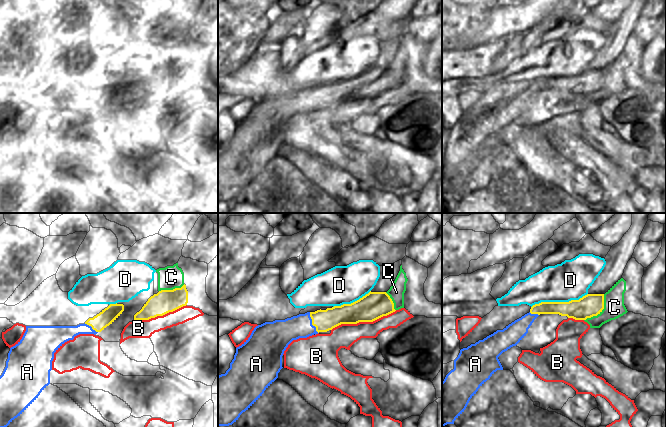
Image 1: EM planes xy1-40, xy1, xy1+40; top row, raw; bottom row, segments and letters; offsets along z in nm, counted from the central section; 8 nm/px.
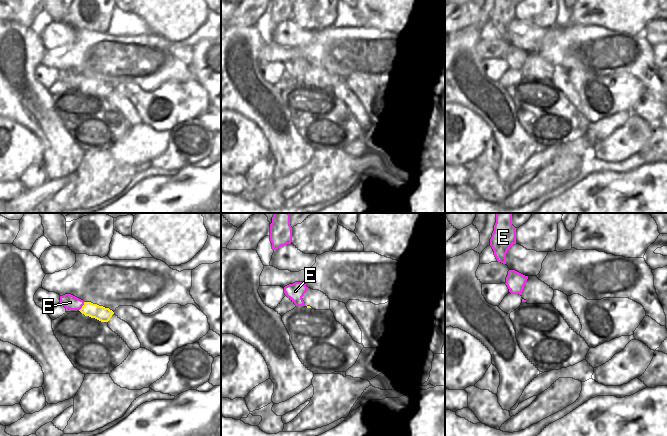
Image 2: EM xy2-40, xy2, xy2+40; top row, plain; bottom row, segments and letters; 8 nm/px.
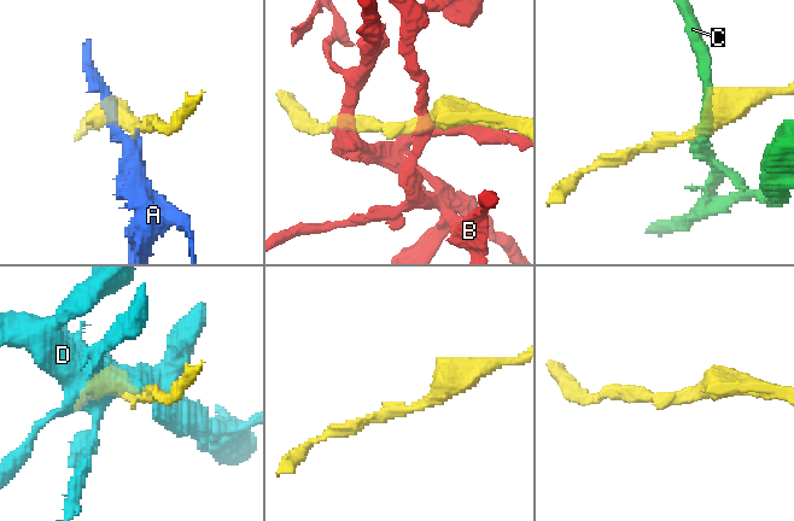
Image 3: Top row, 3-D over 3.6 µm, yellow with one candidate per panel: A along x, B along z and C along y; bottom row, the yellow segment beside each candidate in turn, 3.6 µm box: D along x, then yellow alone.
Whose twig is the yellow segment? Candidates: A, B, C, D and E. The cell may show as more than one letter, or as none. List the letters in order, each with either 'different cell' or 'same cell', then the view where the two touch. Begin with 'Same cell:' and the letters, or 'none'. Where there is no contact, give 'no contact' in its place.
Same cell: none
A: different cell | xy1
B: different cell | xy1
C: different cell | xy1+40
D: different cell | xy1+40
E: different cell | xy2-40

